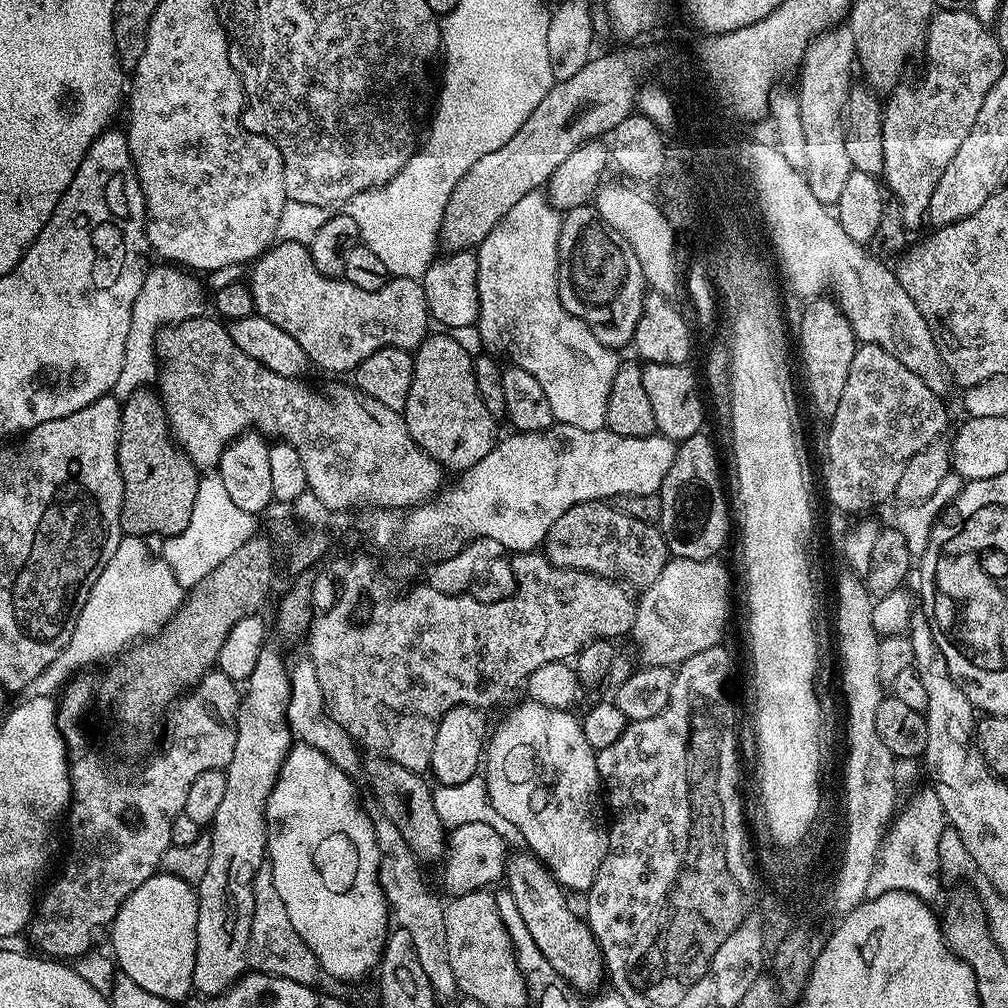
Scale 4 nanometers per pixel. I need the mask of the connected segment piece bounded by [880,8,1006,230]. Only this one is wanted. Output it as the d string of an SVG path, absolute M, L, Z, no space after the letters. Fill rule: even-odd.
M959 8L937 11L926 29L926 48L927 44L929 64L924 77L913 88L907 82L895 85L887 93L888 101L883 101L880 117L884 167L882 180L890 196L892 191L892 196L896 199L895 207L900 211L901 222L908 230L925 223L930 198L934 194L938 178L942 178L942 170L950 166L950 158L954 158L958 146L966 142L966 134L970 134L970 126L974 126L974 118L978 118L978 110L982 110L986 94L995 86L1000 73L1006 68L1006 54L1000 48L1000 43L971 10Z

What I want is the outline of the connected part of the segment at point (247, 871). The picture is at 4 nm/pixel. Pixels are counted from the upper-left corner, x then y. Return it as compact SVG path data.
M272 646L264 647L262 654L258 654L258 662L248 676L246 687L236 715L234 758L230 758L224 772L226 795L210 825L210 863L196 888L198 930L192 987L204 998L223 996L248 968L250 922L254 914L252 883L258 866L265 863L268 846L264 803L272 793L272 784L280 773L280 763L294 743L292 731L286 723L290 702L286 660Z

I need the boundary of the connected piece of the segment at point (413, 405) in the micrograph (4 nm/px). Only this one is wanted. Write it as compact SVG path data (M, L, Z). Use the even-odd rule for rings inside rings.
M450 334L425 336L414 350L410 394L402 413L410 438L445 469L473 468L497 443L497 417L486 410L474 382L473 357Z

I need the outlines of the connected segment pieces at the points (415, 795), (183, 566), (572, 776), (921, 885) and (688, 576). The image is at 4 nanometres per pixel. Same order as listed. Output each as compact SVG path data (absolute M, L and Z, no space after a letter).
M368 754L363 757L362 776L363 779L368 779L372 798L380 807L380 812L386 814L386 818L390 818L394 826L398 826L402 838L406 838L413 852L419 857L426 856L436 861L443 857L446 851L446 825L434 811L432 788L424 781L425 777L379 754Z
M214 470L207 471L201 475L189 525L180 535L165 537L162 559L170 566L182 588L191 590L214 565L225 561L256 534L254 520L256 518L253 513L239 509L231 501L219 473Z
M529 699L527 701L528 704L520 704L517 706L516 709L513 710L512 713L509 714L508 717L505 718L504 721L500 724L500 729L493 731L490 736L490 743L487 745L486 748L486 779L488 782L488 793L490 794L490 798L494 802L494 810L498 810L498 814L502 814L502 818L506 818L506 822L514 822L514 826L516 827L516 832L518 836L521 836L522 839L525 840L528 845L526 845L527 851L532 853L534 856L537 857L544 864L545 868L551 872L553 879L557 881L557 883L563 888L564 890L569 890L569 888L573 888L574 891L580 892L580 894L587 893L588 889L591 888L592 883L594 882L594 878L598 874L598 870L602 866L602 862L606 858L606 854L608 853L608 828L606 827L605 821L604 824L600 821L600 812L596 809L596 804L592 799L595 798L596 792L598 796L598 789L601 787L600 782L600 775L598 774L598 770L596 769L596 753L597 749L592 748L590 746L590 742L586 742L586 736L583 732L581 723L576 720L571 715L573 714L571 711L565 710L563 708L551 708L550 706L546 706L545 704L540 704L537 700Z
M925 788L925 790L916 793L909 800L906 808L900 812L901 810L895 815L883 835L881 848L875 856L874 868L870 872L870 879L866 885L866 898L872 899L890 892L909 892L925 902L930 902L940 890L938 880L938 874L940 875L939 844L940 838L948 826L942 804L935 791L931 788Z
M672 558L665 563L658 578L643 589L636 607L636 617L632 627L631 639L636 639L640 647L640 656L645 665L662 664L679 666L686 658L698 654L701 650L710 650L721 643L724 627L728 624L728 568L719 564L719 559L681 560Z

